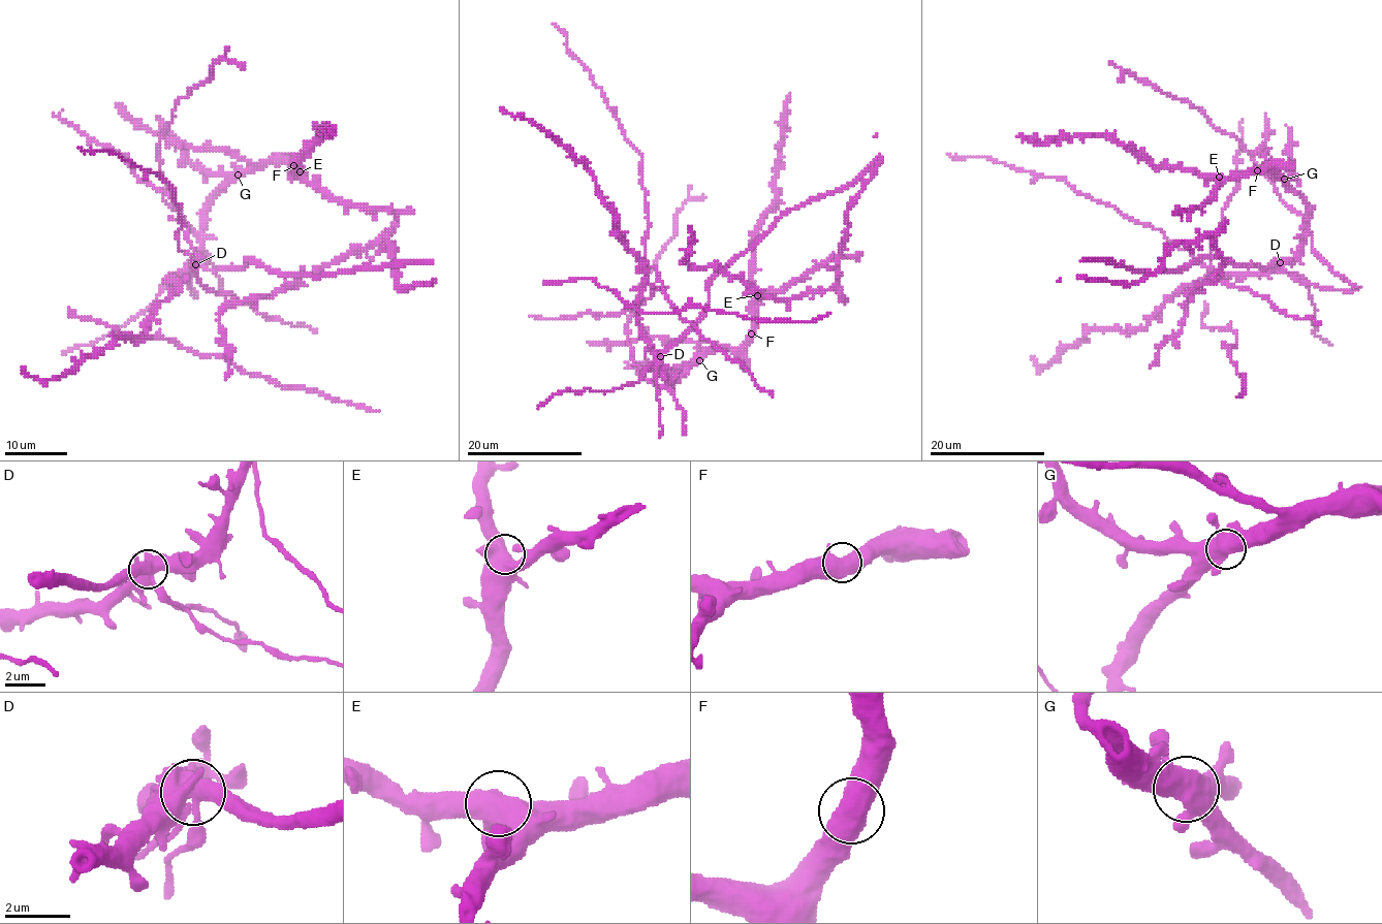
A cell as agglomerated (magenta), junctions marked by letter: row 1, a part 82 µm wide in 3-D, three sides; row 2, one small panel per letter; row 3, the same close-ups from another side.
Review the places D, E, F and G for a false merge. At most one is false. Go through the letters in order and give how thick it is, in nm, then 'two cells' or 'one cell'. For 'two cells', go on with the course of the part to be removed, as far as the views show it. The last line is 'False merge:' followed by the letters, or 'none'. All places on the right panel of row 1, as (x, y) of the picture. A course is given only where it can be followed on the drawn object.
D: 550 nm | two cells | (1279, 261), (1269, 266), (1235, 264), (1226, 259), (1199, 257), (1187, 267), (1138, 274), (1097, 259), (1080, 261)
E: 550 nm | one cell
F: 500 nm | one cell
G: 500 nm | one cell
False merge: D

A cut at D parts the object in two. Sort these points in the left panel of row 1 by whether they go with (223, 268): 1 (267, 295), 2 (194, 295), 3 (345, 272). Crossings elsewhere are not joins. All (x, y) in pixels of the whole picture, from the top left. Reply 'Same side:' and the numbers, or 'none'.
Same side: 2, 3

